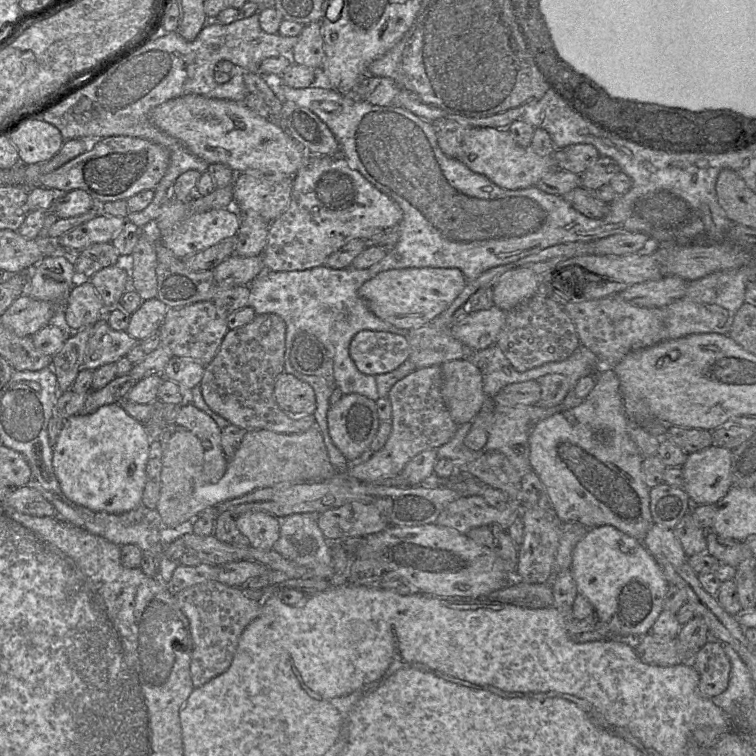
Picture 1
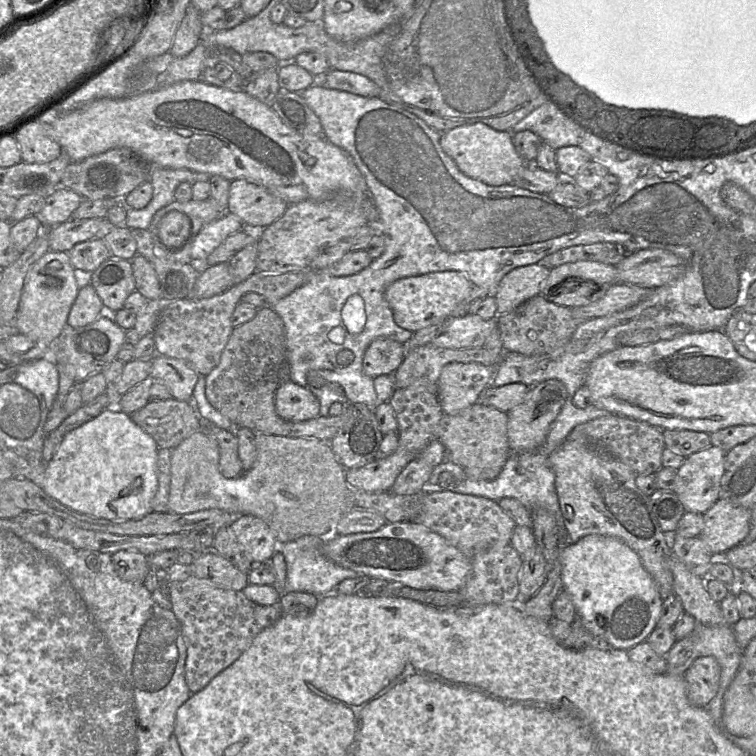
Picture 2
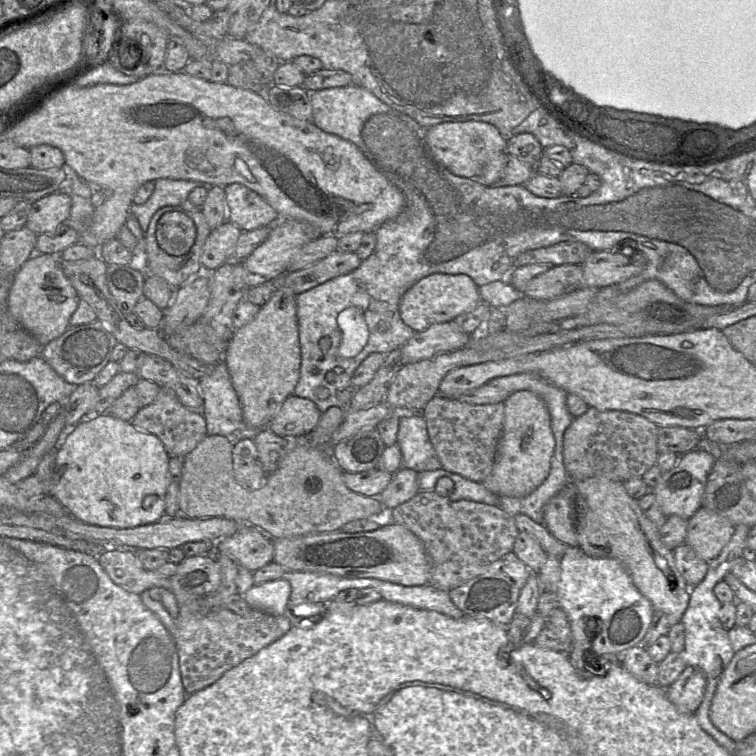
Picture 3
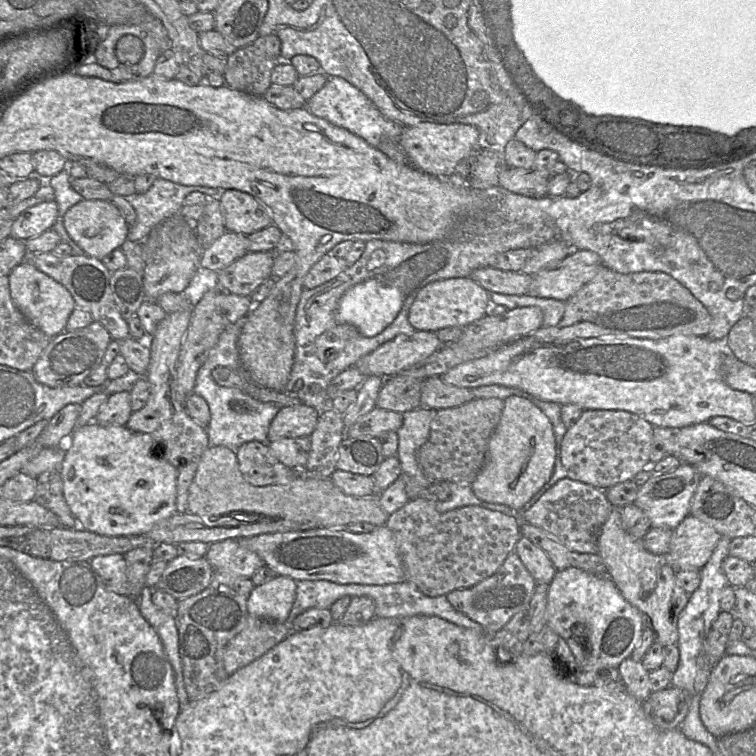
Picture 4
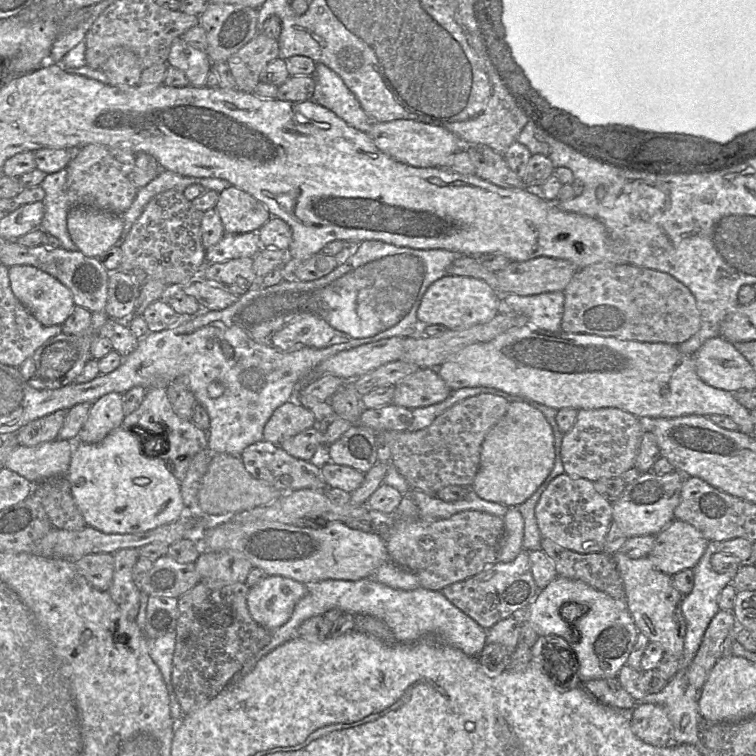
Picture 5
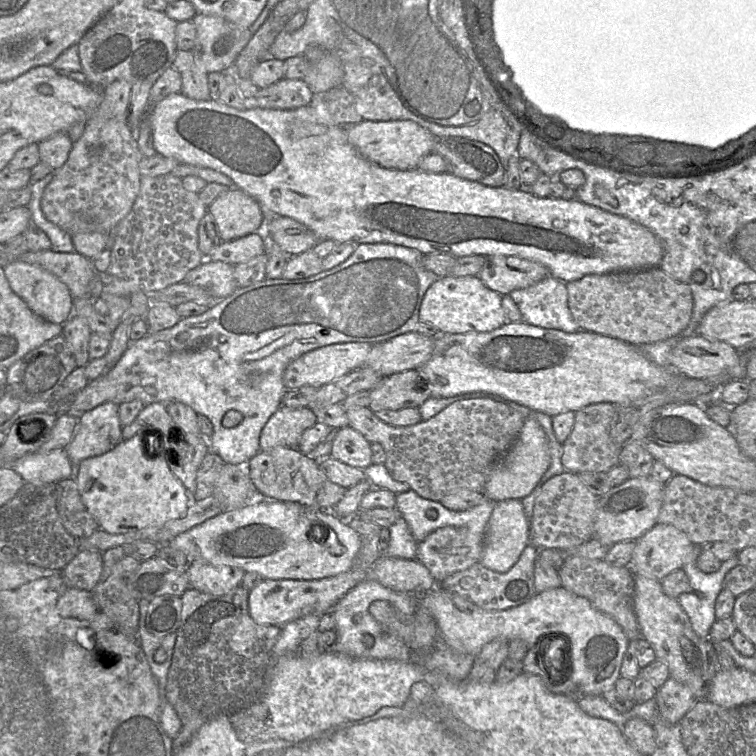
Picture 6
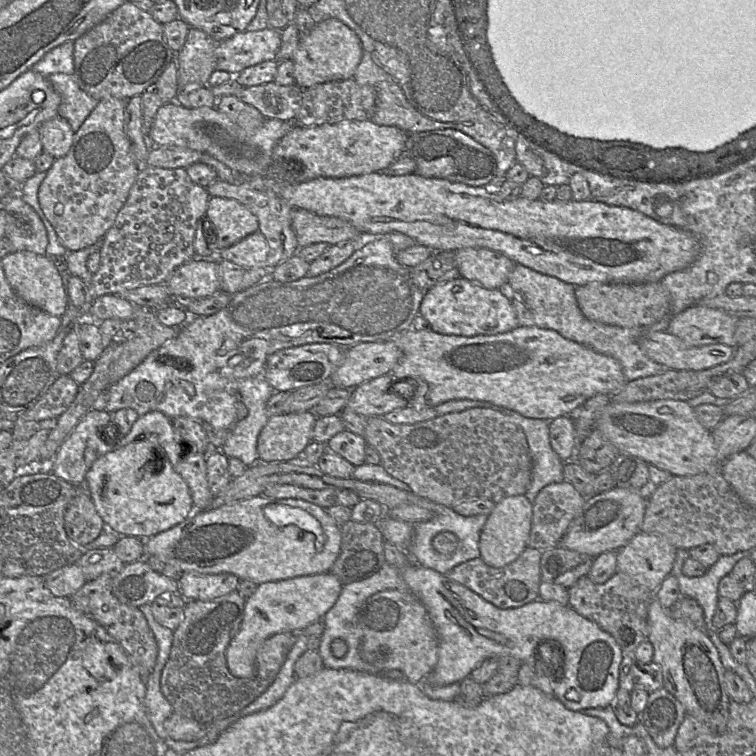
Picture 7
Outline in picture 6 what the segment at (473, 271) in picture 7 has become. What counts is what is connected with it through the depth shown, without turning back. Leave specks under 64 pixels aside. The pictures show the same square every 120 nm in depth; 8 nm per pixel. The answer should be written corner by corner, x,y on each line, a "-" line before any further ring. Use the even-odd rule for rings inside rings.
487,256
478,273
481,281
500,295
527,288
550,276
549,269
536,261
516,256

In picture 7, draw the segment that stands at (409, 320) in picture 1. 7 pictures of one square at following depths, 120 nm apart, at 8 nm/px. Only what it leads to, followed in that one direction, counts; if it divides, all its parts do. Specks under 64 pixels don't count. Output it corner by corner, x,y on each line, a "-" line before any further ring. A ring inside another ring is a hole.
462,277
438,284
426,291
419,315
430,323
434,332
445,335
496,335
519,326
511,293
504,289
487,289

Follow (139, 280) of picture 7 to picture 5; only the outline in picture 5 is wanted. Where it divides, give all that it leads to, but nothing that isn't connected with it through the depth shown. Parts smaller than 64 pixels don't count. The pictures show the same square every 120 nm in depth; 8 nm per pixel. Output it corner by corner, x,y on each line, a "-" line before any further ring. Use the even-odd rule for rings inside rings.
167,190
156,195
147,203
127,237
120,240
118,245
122,249
122,260
117,270
129,272
135,268
141,268
148,278
160,280
169,286
183,286
191,283
191,278
206,261
206,249
202,245
200,233
202,216
203,212
194,208
191,201
185,198
184,192

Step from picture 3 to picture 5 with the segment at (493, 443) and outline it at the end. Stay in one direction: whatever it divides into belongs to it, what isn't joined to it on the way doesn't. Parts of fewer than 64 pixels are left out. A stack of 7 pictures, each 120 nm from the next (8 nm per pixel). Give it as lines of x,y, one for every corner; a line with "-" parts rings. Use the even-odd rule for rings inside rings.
480,394
474,397
466,398
462,400
461,402
456,403
455,405
447,409
445,412
443,412
441,415
439,415
432,422
431,425
429,425
428,427
424,429
421,429
418,431
404,430
404,431
384,431
384,432
376,432
376,433
382,433
384,435
384,438
387,440
391,450
390,465
393,465
397,469
397,471
406,479
409,486
411,487
411,490
421,490
430,496
436,496
438,491
446,486
456,485
456,486
462,486
462,487
471,487
479,469
482,443
484,442
484,439
489,433
489,431
506,414
509,404
510,402
503,397
496,396
493,394

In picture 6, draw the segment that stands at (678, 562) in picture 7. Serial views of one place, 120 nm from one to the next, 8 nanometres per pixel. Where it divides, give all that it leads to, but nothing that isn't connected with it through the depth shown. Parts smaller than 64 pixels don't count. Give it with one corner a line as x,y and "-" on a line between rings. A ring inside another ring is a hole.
695,545
687,555
682,570
685,571
689,578
691,590
681,594
677,600
680,606
688,615
692,628
695,633
703,638
708,639
711,626
716,621
715,602
720,591
723,589
724,578
726,574
737,565
739,565
738,556
734,556
727,561
722,562
720,568
713,573
704,573
697,567
697,559
703,551
703,545

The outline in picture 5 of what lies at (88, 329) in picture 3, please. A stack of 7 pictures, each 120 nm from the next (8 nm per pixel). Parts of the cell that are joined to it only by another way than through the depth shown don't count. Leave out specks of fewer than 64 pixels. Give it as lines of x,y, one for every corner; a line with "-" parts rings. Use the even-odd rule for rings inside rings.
93,312
91,316
90,329
81,335
60,334
48,339
41,345
22,365
19,366
21,375
25,381
33,388
38,390
58,389
74,383
86,363
92,359
91,344
98,335
99,330
106,323
109,317
106,312

